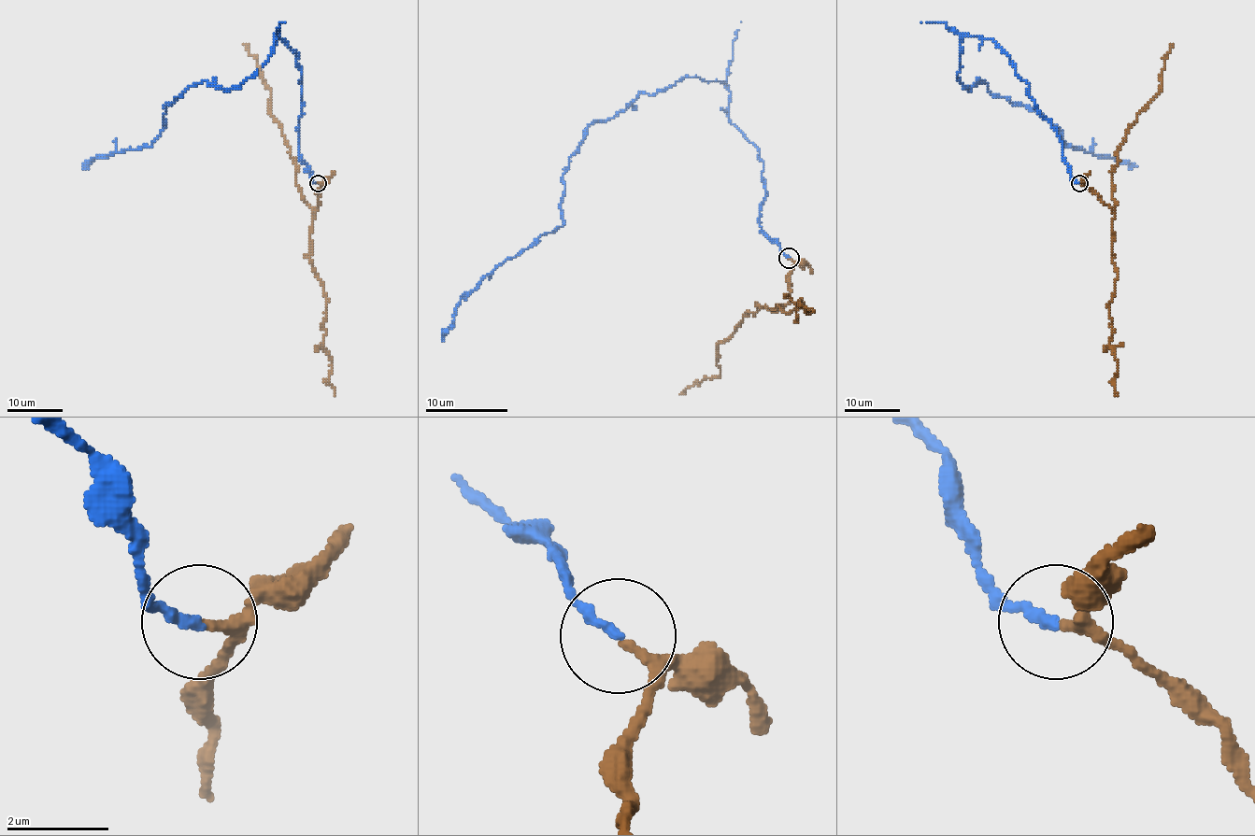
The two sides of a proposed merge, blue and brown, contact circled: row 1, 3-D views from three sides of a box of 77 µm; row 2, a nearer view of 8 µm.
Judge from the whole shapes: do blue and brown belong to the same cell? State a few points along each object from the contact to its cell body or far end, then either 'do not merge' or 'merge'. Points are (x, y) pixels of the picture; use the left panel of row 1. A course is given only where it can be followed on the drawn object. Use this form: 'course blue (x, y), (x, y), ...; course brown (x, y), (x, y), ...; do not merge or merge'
course blue (317, 183), (298, 150), (298, 57), (277, 35), (237, 88), (190, 85), (164, 106), (149, 146), (83, 165); course brown (317, 183), (321, 185), (314, 208), (304, 200), (282, 128), (270, 113), (272, 92), (244, 44); merge

